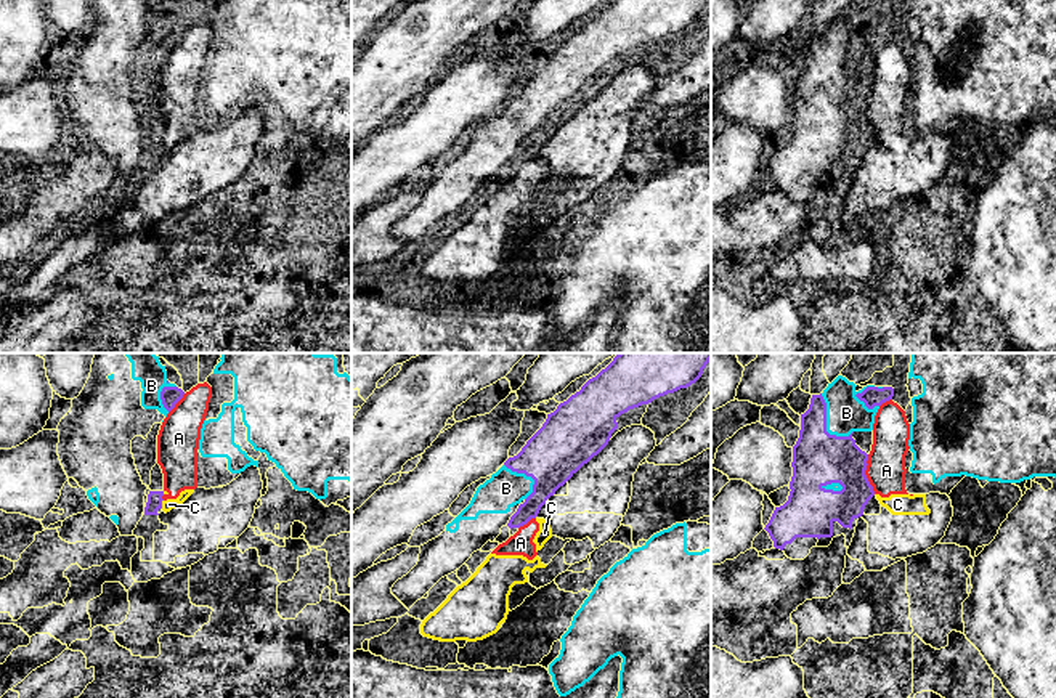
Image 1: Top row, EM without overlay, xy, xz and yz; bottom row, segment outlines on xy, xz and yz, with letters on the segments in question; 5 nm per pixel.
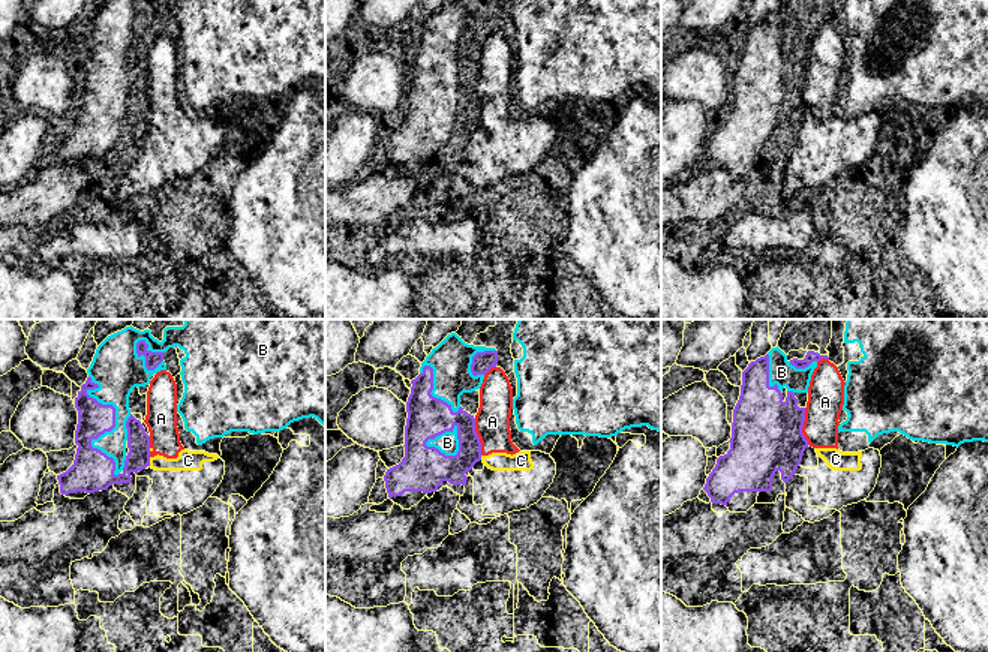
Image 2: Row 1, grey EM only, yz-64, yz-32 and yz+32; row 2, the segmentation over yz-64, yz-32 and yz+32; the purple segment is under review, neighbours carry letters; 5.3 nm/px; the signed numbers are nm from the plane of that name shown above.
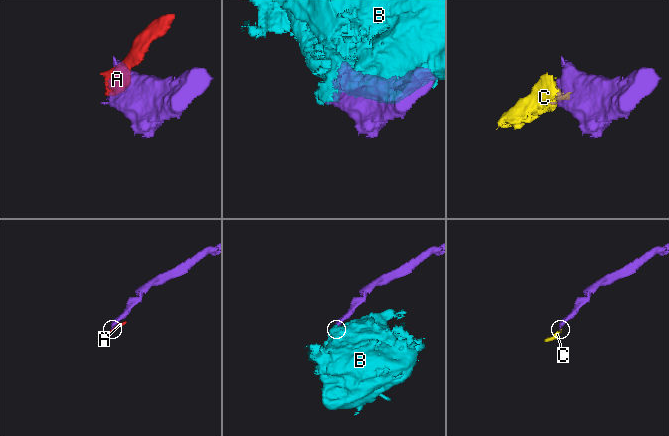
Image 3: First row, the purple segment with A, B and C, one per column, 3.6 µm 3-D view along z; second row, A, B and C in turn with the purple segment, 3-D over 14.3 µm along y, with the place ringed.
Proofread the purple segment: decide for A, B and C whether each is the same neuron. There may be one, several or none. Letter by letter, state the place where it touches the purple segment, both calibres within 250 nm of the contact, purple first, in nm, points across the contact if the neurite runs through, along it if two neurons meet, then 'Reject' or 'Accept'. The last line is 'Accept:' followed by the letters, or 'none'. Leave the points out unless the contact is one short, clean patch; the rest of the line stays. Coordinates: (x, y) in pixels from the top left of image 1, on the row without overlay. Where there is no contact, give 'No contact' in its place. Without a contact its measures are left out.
A: Touches purple at yz (864, 114). Thickness 260 nm (purple) against 190 nm. Reject
B: Touches purple at yz (825, 63). Thickness 260 nm (purple) against 190 nm. Reject
C: Touches purple at xy (161, 145). Thickness 80 nm (purple) against 60 nm. Boundary: xy (162, 140), (161, 148). Reject
Accept: none

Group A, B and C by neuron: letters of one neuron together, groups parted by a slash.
A C / B

